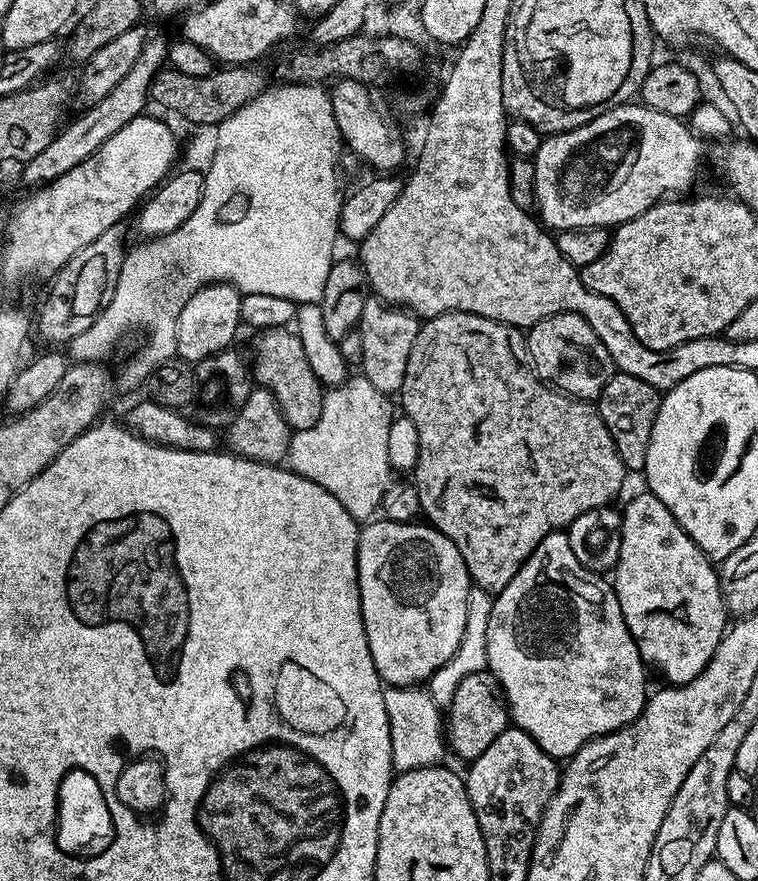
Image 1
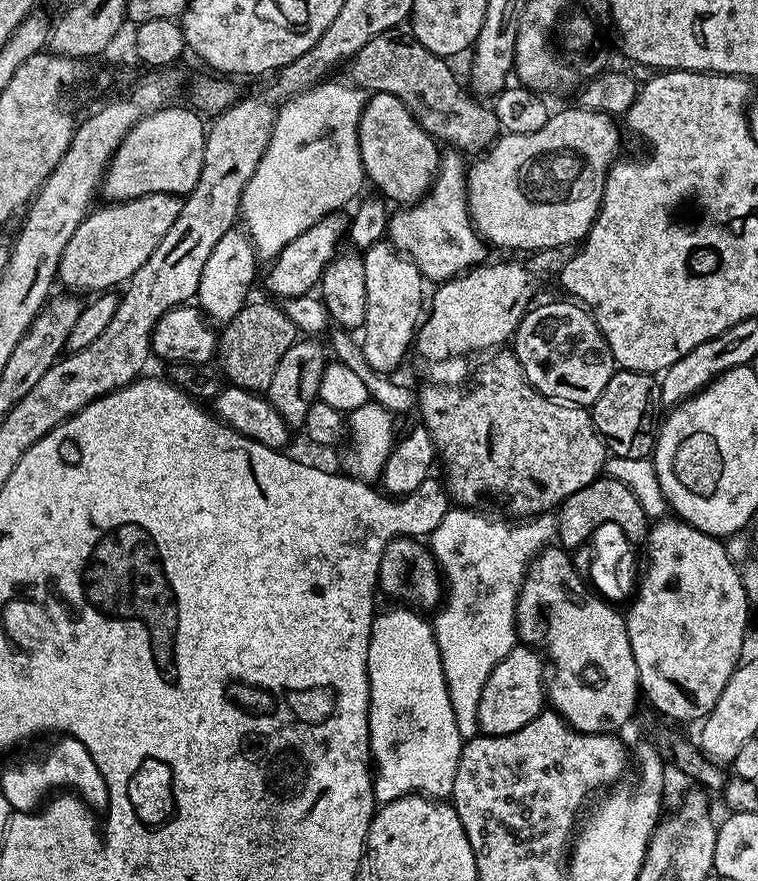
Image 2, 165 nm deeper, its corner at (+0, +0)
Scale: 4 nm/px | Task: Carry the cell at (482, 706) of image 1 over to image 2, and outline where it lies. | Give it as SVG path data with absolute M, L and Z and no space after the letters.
M517 646L494 666L494 670L490 670L490 678L486 678L486 686L482 686L482 698L478 698L478 726L486 736L514 734L545 708L545 661L535 647Z

